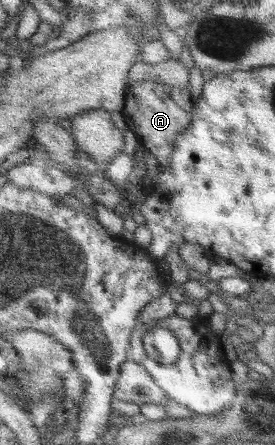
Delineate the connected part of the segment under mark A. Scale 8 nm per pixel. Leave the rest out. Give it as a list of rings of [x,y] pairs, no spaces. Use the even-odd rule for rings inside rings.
[[[137,80],[132,85],[127,85],[125,102],[121,110],[123,119],[127,127],[135,135],[135,139],[156,159],[161,165],[170,163],[172,147],[182,133],[184,127],[190,127],[190,113],[182,110],[169,94],[163,90],[163,85],[150,80]]]

